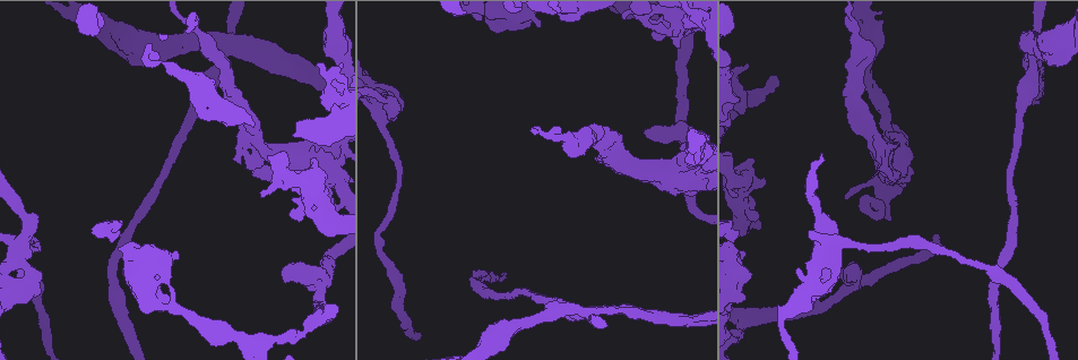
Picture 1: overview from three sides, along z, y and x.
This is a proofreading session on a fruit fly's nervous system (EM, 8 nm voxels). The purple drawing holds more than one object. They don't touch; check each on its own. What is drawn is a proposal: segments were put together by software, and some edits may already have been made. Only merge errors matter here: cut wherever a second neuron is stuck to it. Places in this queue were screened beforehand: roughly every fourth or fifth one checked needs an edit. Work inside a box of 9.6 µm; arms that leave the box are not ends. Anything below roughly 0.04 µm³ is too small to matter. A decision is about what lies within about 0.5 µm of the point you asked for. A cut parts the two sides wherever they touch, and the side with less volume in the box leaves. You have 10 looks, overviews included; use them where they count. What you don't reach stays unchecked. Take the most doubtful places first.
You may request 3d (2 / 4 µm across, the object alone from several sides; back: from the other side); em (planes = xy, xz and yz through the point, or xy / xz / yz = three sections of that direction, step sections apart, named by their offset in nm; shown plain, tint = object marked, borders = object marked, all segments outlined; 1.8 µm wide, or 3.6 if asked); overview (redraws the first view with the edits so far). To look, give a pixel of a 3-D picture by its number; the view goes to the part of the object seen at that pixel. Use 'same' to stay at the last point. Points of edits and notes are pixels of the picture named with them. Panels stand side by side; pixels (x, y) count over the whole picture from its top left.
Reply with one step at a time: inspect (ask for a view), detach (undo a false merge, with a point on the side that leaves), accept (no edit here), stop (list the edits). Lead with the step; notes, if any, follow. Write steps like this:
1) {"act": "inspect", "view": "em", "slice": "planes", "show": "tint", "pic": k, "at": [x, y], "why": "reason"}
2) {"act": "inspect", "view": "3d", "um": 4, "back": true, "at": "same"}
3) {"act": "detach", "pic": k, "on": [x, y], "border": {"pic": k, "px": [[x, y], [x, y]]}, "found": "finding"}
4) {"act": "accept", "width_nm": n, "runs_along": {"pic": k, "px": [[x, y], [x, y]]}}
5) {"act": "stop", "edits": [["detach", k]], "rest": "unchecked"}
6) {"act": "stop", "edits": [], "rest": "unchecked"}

{"act": "inspect", "view": "3d", "um": 4, "pic": 1, "at": [692, 179], "why": "thick turns thin"}

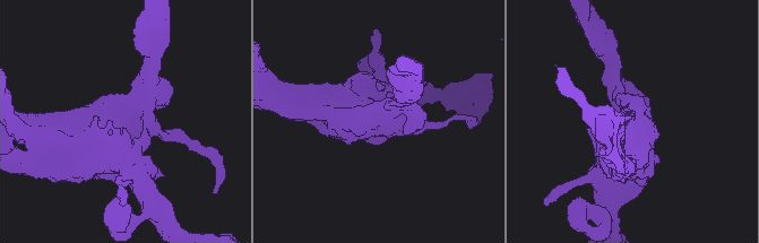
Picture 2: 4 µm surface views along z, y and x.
{"act": "inspect", "view": "em", "slice": "xz", "step": 16, "show": "borders", "pic": 2, "at": [375, 118]}

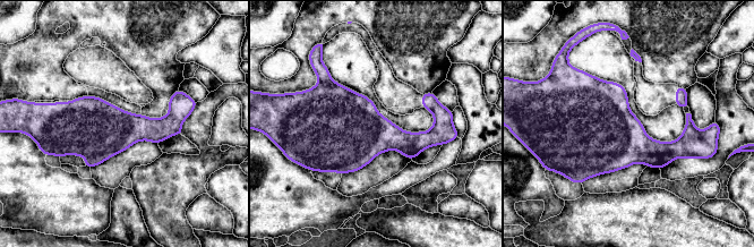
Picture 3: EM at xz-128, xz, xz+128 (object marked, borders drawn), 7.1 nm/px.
{"act": "accept", "found": "all the same neuron"}

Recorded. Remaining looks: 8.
{"act": "inspect", "view": "3d", "um": 2, "pic": 1, "at": [223, 44], "why": "looks like a crossing"}

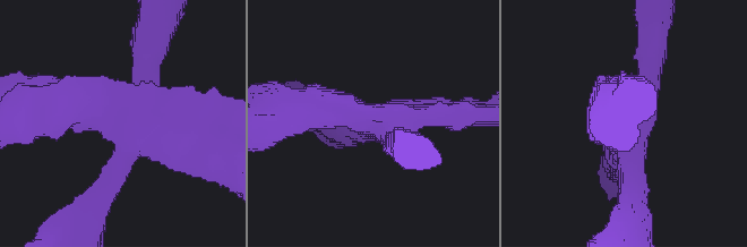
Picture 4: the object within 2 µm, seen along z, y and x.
{"act": "inspect", "view": "em", "slice": "xz", "step": 4, "show": "tint", "pic": 4, "at": [124, 127]}

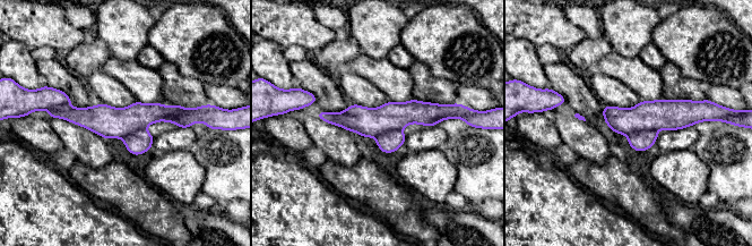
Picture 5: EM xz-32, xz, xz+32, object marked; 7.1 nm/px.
{"act": "detach", "pic": 5, "on": [641, 141], "border": {"pic": 5, "px": [[656, 130], [634, 130], [628, 136]]}, "found": "a second neuron is stuck on"}

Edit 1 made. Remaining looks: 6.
{"act": "inspect", "view": "em", "slice": "planes", "show": "tint", "pic": 1, "at": [677, 28], "why": "sudden change in width"}

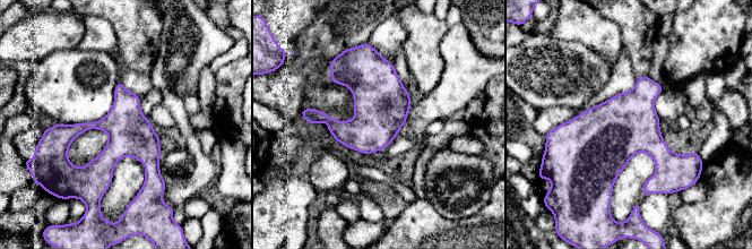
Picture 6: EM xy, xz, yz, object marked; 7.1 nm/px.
{"act": "accept", "width_nm": 320, "found": "one neuron here"}

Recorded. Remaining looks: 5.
{"act": "inspect", "view": "em", "slice": "xy", "step": 16, "show": "tint", "pic": 1, "at": [703, 22], "why": "three arms meet"}

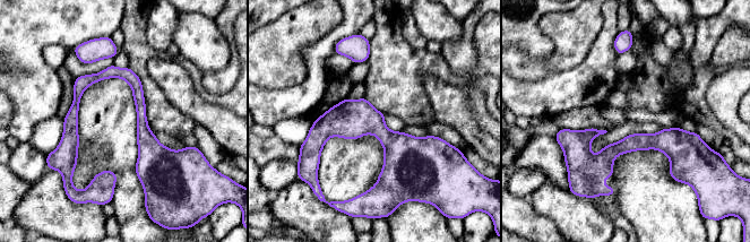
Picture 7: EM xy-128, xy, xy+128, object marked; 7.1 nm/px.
{"act": "accept", "runs_along": {"pic": 7, "px": [[563, 131], [589, 157], [691, 136]]}, "found": "one neuron here"}

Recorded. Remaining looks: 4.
{"act": "stop", "edits": [["detach", 5]], "rest": "unchecked"}

